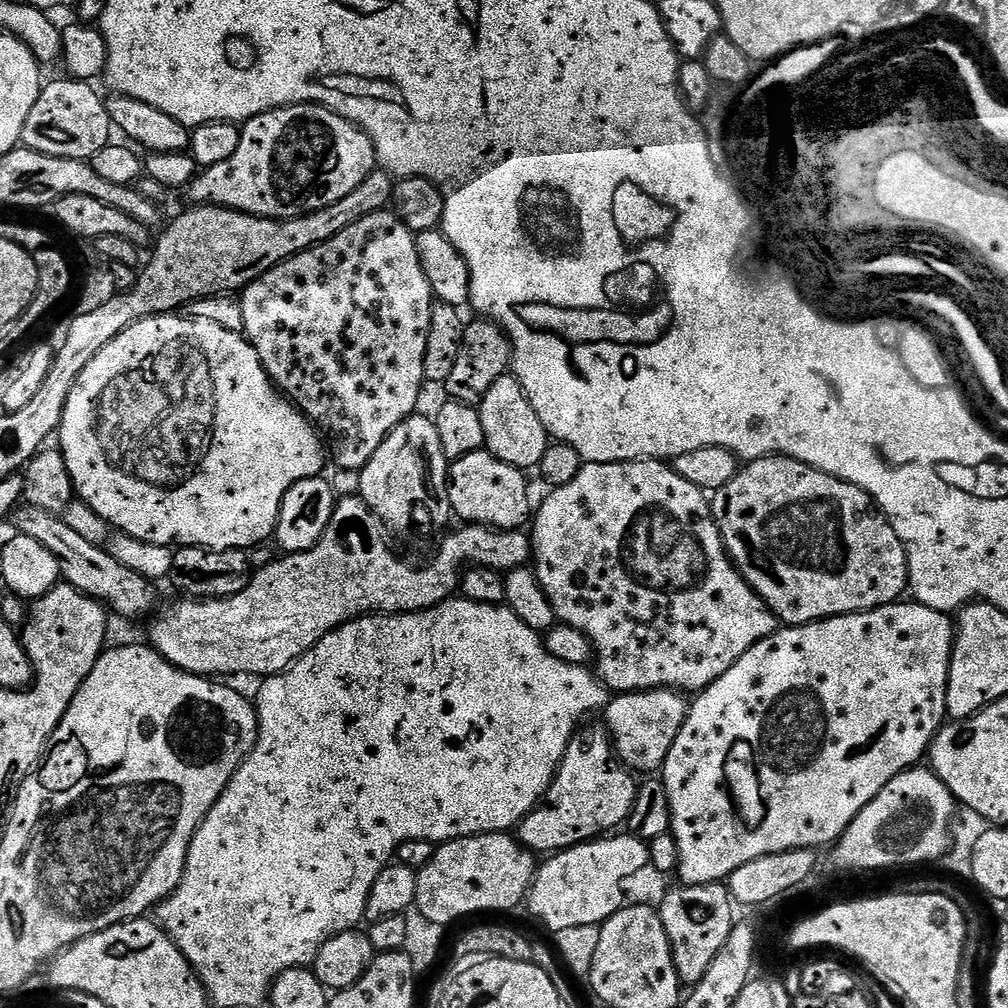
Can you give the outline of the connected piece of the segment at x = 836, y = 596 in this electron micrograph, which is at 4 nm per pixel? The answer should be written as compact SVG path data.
M763 456L761 460L745 463L737 471L736 476L730 478L730 482L726 482L726 486L722 486L722 490L711 493L710 503L712 516L722 534L724 549L728 551L732 565L740 573L742 579L760 595L764 605L775 614L781 625L813 624L816 620L828 620L832 616L848 616L851 612L869 612L887 604L897 603L903 597L900 595L909 591L908 555L904 544L898 538L898 534L894 534L894 526L890 526L888 517L873 505L871 496L850 482L834 478L808 464L791 460L789 456Z

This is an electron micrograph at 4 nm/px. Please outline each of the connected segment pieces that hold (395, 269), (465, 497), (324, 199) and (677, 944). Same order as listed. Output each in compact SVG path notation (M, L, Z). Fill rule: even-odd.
M392 210L375 212L364 216L354 226L346 226L342 234L330 238L325 244L306 250L297 256L291 256L278 266L274 266L265 276L260 276L243 289L240 305L244 315L244 331L249 344L254 346L262 366L272 383L312 421L321 437L326 441L330 460L336 463L337 469L345 468L359 472L367 466L370 458L374 458L374 450L382 446L388 437L402 421L408 419L417 411L416 403L420 400L420 387L425 387L424 363L426 362L426 338L430 338L430 314L434 297L430 290L430 282L426 282L426 274L422 274L422 264L418 262L416 237L404 225Z
M486 450L451 461L448 493L455 519L465 525L482 524L485 528L499 528L502 532L523 529L534 508L534 500L532 504L528 497L528 480L524 476L527 475L521 469L494 458L494 454Z
M288 104L243 121L238 150L234 150L234 155L226 158L226 162L203 169L188 185L186 195L196 206L229 208L245 212L247 216L264 216L267 220L289 220L334 206L334 202L346 198L350 190L358 187L377 168L372 140L361 128L318 104Z
M720 882L714 884L684 884L679 887L669 887L665 900L661 902L658 911L662 918L662 926L666 926L666 934L670 938L670 946L674 954L674 966L680 975L681 985L694 986L702 978L702 974L706 974L710 970L710 962L714 962L718 950L722 950L722 946L726 946L726 938L730 938L734 923L734 917L732 917L734 901L728 893L727 887Z

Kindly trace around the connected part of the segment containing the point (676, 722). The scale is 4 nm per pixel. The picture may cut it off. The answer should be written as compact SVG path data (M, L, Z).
M671 688L613 695L602 709L602 723L612 737L617 760L636 774L652 774L655 768L656 771L663 769L666 754L670 754L670 746L674 746L674 738L678 738L678 730L686 722L689 707L689 701Z

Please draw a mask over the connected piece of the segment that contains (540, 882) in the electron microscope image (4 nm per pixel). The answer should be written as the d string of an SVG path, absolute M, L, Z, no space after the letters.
M610 834L605 838L597 838L595 840L590 840L586 844L579 844L578 846L574 846L573 848L566 848L563 852L557 852L555 854L549 855L547 857L548 860L539 865L536 869L536 876L532 879L532 886L528 889L528 895L526 897L526 909L528 908L528 912L533 916L536 920L541 920L542 923L545 924L546 927L549 928L552 934L558 933L562 930L567 930L570 927L574 926L590 926L590 925L601 925L604 921L608 920L617 912L619 908L623 908L626 901L623 892L623 883L627 877L632 877L633 874L637 873L637 871L647 864L650 863L648 859L648 841L640 840L637 836L631 834L623 834L624 836L616 836L620 834Z

